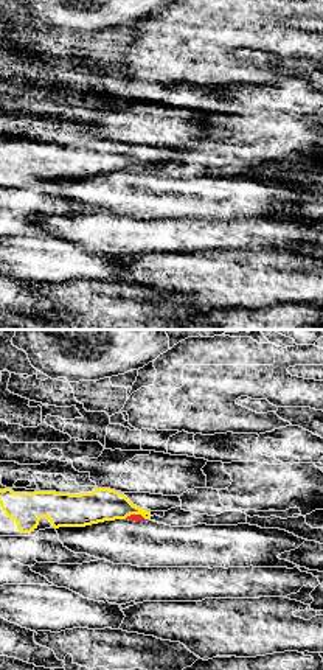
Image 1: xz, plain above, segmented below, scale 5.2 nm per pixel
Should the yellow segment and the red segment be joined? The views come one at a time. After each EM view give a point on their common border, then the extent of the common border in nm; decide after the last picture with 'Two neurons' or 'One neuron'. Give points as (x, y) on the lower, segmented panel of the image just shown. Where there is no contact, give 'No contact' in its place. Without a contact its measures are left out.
Touches yellow at (135, 513). Shared border 110 nm

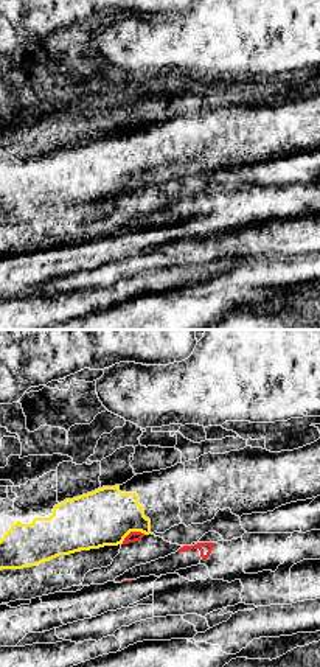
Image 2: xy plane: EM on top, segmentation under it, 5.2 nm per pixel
Touches yellow at (132, 530). Shared border 140 nm

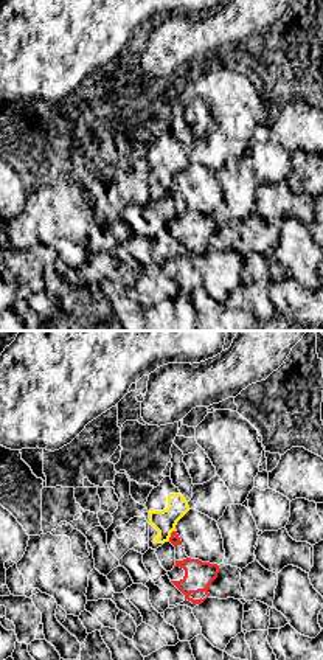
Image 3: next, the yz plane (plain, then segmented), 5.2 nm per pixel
Touches yellow at (170, 534). Shared border 70 nm

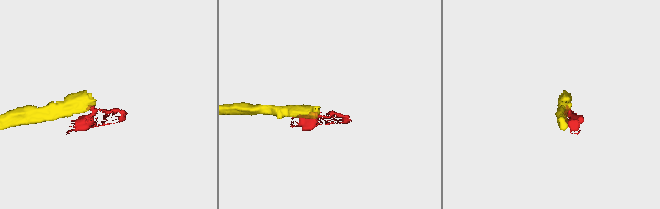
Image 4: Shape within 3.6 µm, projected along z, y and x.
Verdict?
Two neurons

